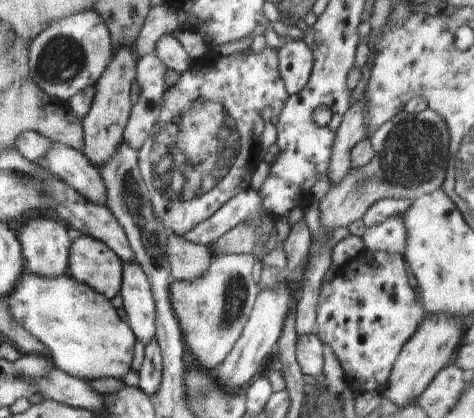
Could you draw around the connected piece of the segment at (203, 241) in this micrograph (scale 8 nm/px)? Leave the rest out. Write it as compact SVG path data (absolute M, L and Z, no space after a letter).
M250 187L230 198L210 218L194 226L183 237L194 244L208 247L240 222L254 222L258 218L258 212L266 215L262 208L262 198L258 196L257 190Z

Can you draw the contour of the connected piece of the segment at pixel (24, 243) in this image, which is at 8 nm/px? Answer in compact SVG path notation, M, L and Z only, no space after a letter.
M35 216L26 222L22 231L18 234L20 246L22 246L22 256L25 258L25 270L36 274L52 278L68 274L68 256L69 248L72 246L72 240L68 236L68 229L62 226L60 222L45 216Z

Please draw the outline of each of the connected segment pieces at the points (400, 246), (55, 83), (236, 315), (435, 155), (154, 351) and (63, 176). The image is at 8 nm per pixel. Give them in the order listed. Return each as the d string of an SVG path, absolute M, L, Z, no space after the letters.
M389 216L384 222L372 226L372 228L367 228L363 234L362 240L364 248L372 252L382 252L390 254L404 254L404 246L406 246L406 230L404 230L404 218L400 216Z
M84 10L70 14L66 18L60 18L52 22L44 32L40 32L34 42L30 43L29 61L27 68L31 71L32 80L50 97L69 100L74 94L84 90L87 86L95 86L98 78L102 76L112 60L113 48L109 28L100 18L96 10Z
M226 254L214 257L204 276L196 280L172 280L170 302L178 318L184 344L195 356L195 363L209 372L215 371L230 354L244 329L254 303L258 283L252 279L255 258L251 254Z
M403 108L390 120L382 123L368 136L372 148L376 151L374 158L367 165L351 168L338 186L329 188L327 194L320 199L320 224L322 230L347 227L358 218L362 219L364 212L380 199L408 198L414 200L424 194L438 190L444 182L449 164L449 130L440 114L432 109L420 113L409 113Z
M156 337L144 344L144 359L138 370L138 388L149 397L154 396L162 382L162 353Z
M52 142L42 164L52 176L74 188L92 204L106 204L106 186L97 167L79 151L60 142Z

